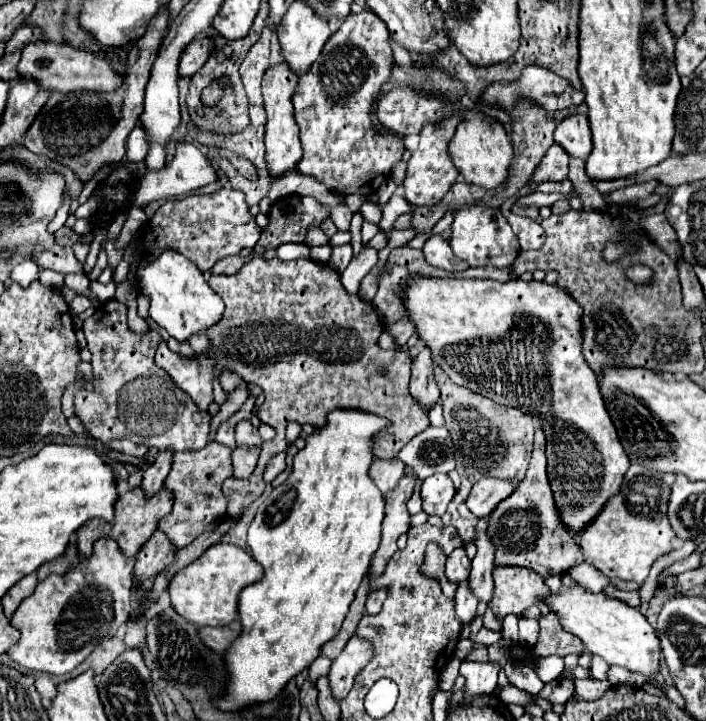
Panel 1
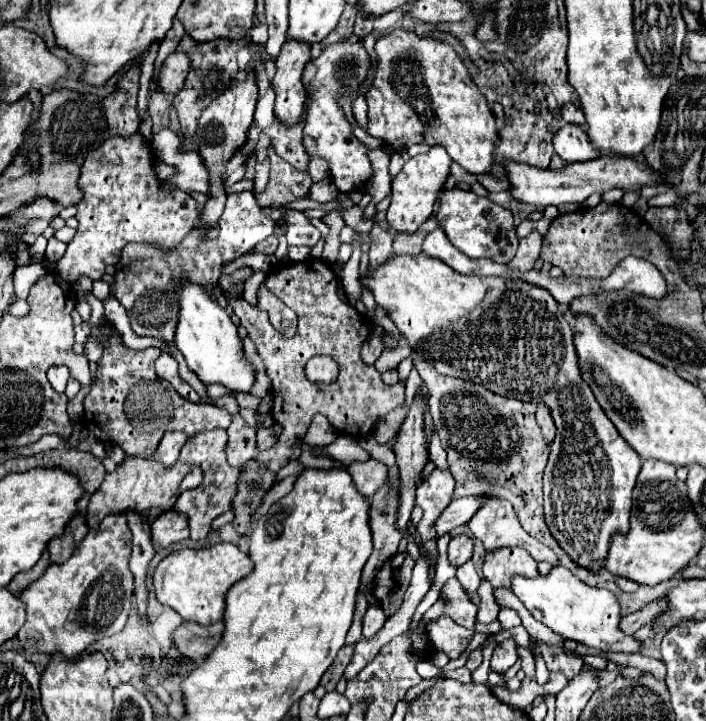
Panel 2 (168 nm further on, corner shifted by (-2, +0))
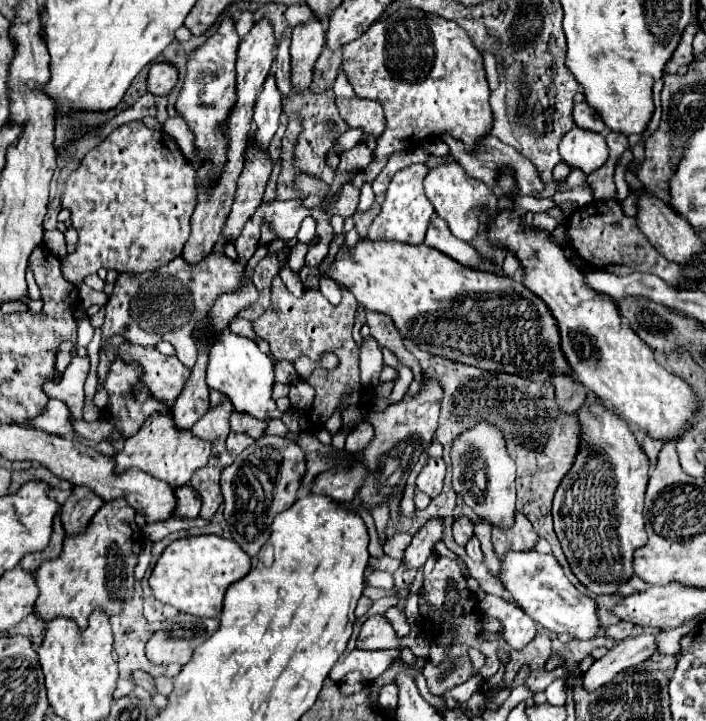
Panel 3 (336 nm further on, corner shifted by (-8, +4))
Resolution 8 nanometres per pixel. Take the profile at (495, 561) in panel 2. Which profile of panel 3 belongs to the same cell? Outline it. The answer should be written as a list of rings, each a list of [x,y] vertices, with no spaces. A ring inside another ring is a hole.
[[[516,512],[516,524],[510,528],[510,532],[502,532],[498,528],[492,528],[492,544],[498,560],[502,560],[508,552],[532,552],[536,548],[538,534],[534,532],[530,520]]]

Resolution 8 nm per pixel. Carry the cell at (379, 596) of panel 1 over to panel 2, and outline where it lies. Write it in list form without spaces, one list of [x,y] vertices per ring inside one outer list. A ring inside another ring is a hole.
[[[370,606],[368,612],[366,612],[366,616],[364,616],[362,636],[364,636],[364,638],[372,638],[372,636],[384,626],[386,620],[388,620],[388,618],[384,616],[384,612],[382,612],[380,606]]]

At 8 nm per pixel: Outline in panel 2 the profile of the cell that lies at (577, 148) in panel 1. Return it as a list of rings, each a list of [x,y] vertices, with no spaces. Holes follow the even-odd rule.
[[[566,124],[554,136],[554,150],[564,162],[584,162],[600,156],[582,126]]]

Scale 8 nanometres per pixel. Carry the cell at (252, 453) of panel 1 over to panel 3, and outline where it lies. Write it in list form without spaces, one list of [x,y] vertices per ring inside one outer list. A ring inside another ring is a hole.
[[[230,432],[228,434],[228,440],[226,440],[226,448],[232,456],[238,456],[242,450],[246,450],[250,444],[254,442],[254,438],[250,438],[248,434],[236,434],[236,432]]]

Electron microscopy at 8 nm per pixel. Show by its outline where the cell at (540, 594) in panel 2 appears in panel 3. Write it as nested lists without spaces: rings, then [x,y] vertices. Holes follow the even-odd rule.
[[[510,552],[502,560],[500,572],[504,588],[512,594],[516,604],[540,626],[554,634],[570,634],[578,640],[592,640],[596,638],[602,624],[598,620],[598,602],[580,594],[566,574],[558,560],[552,554],[538,554],[538,552]]]

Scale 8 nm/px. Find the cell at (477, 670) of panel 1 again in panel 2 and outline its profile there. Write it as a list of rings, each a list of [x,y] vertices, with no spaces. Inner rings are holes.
[[[506,638],[502,642],[496,644],[492,660],[490,660],[490,668],[494,672],[498,670],[508,670],[510,666],[514,666],[514,662],[518,660],[518,650],[516,650],[516,640],[514,638]]]

